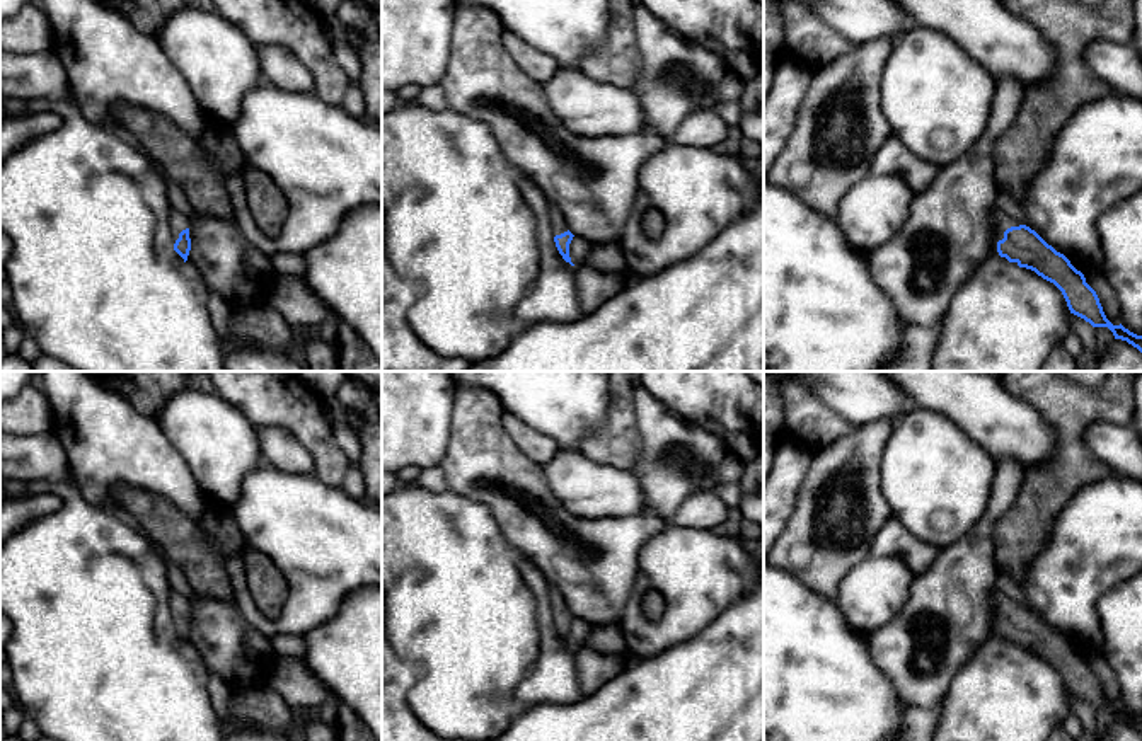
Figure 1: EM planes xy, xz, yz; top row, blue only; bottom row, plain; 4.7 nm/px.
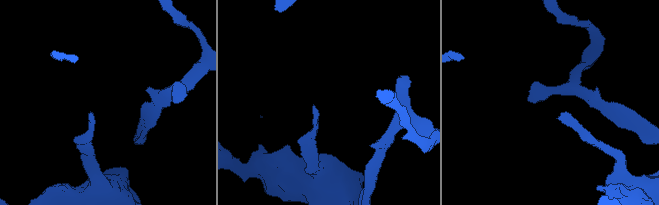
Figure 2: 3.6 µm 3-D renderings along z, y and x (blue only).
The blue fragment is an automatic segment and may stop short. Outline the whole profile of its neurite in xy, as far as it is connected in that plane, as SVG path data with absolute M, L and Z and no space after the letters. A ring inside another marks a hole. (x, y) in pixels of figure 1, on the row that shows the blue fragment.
M170 208L169 227L170 227L172 237L176 240L174 250L186 262L187 261L187 256L189 256L189 250L191 250L189 218L184 213Z

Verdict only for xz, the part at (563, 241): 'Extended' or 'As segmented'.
Extended

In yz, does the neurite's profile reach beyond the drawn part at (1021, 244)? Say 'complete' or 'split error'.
split error

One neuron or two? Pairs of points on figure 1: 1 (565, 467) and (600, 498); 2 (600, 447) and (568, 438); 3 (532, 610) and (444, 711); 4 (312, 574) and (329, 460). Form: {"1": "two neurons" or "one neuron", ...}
{"1": "one neuron", "2": "two neurons", "3": "one neuron", "4": "two neurons"}

